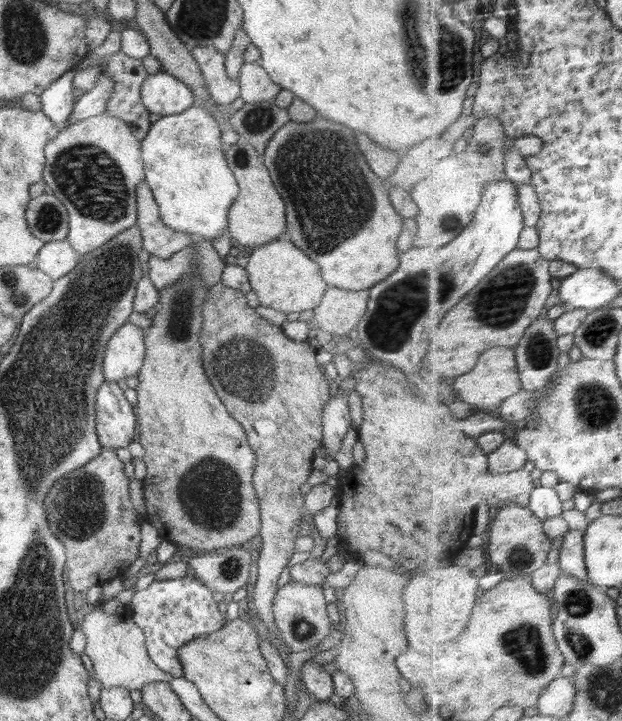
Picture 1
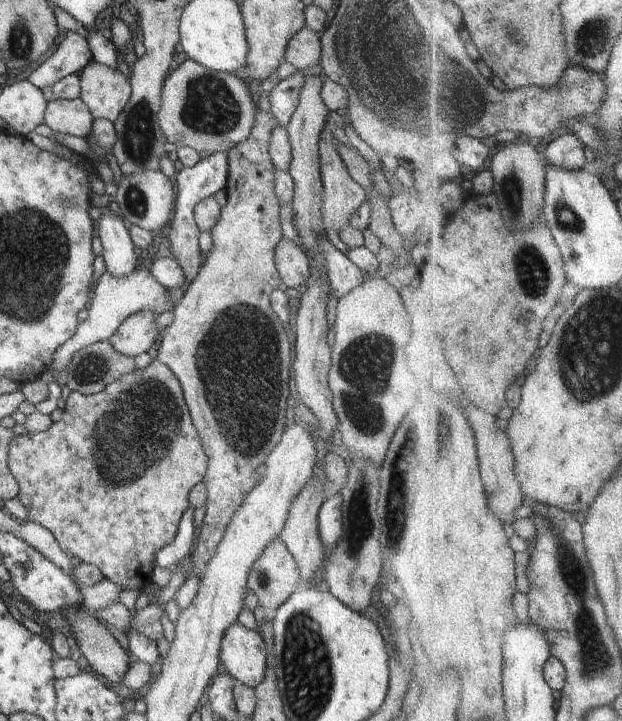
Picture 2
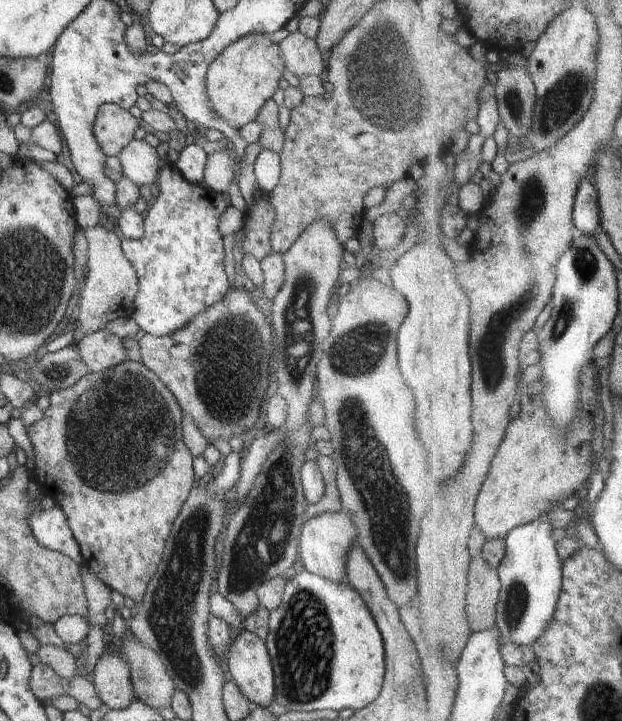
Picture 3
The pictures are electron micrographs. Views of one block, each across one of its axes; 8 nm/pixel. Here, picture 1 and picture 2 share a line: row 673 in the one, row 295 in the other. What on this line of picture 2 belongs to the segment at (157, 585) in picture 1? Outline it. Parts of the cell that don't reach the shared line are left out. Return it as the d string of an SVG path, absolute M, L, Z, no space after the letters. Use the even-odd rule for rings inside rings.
M218 152L210 158L203 158L192 168L183 166L181 170L176 174L176 188L178 193L176 194L176 202L174 203L174 210L170 221L170 232L168 232L168 240L170 242L170 250L173 254L173 258L177 260L177 263L184 272L184 288L174 288L174 290L167 290L168 298L178 304L182 295L185 293L188 286L196 274L200 270L202 263L202 250L198 245L198 238L200 238L200 230L196 226L195 221L195 206L201 200L212 196L214 192L218 192L222 188L225 188L226 181L228 180L228 156L226 153Z

